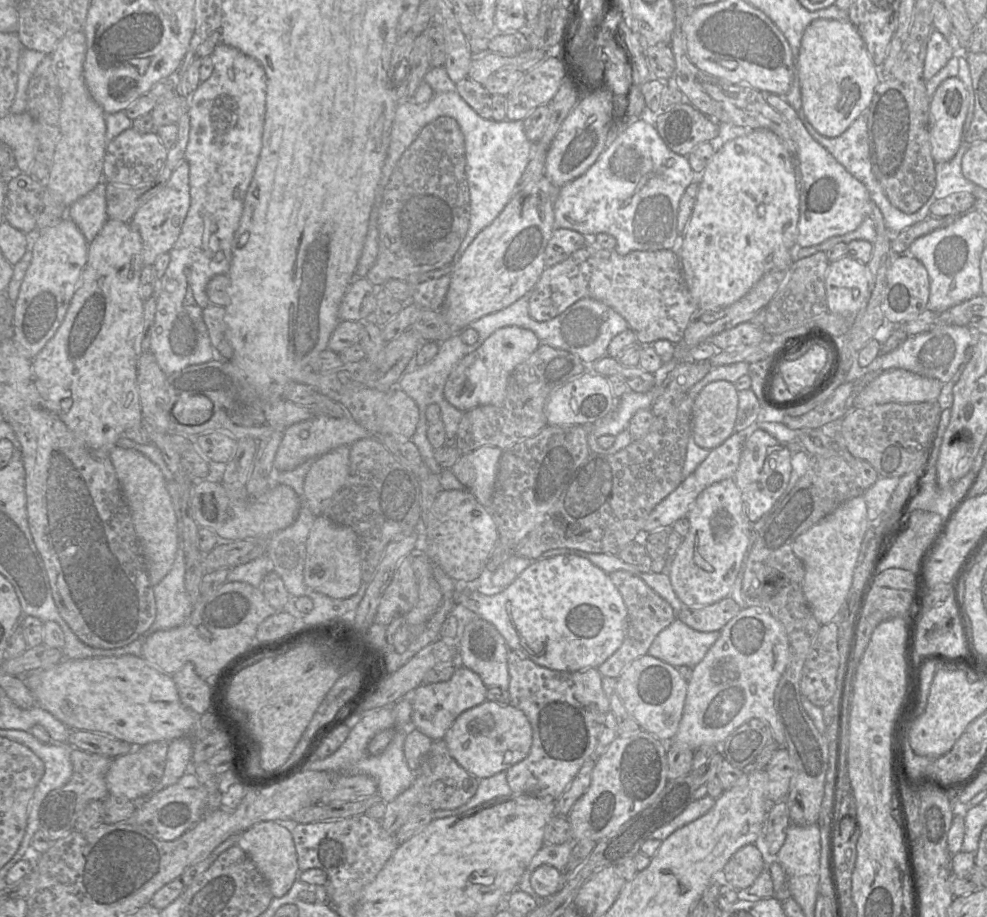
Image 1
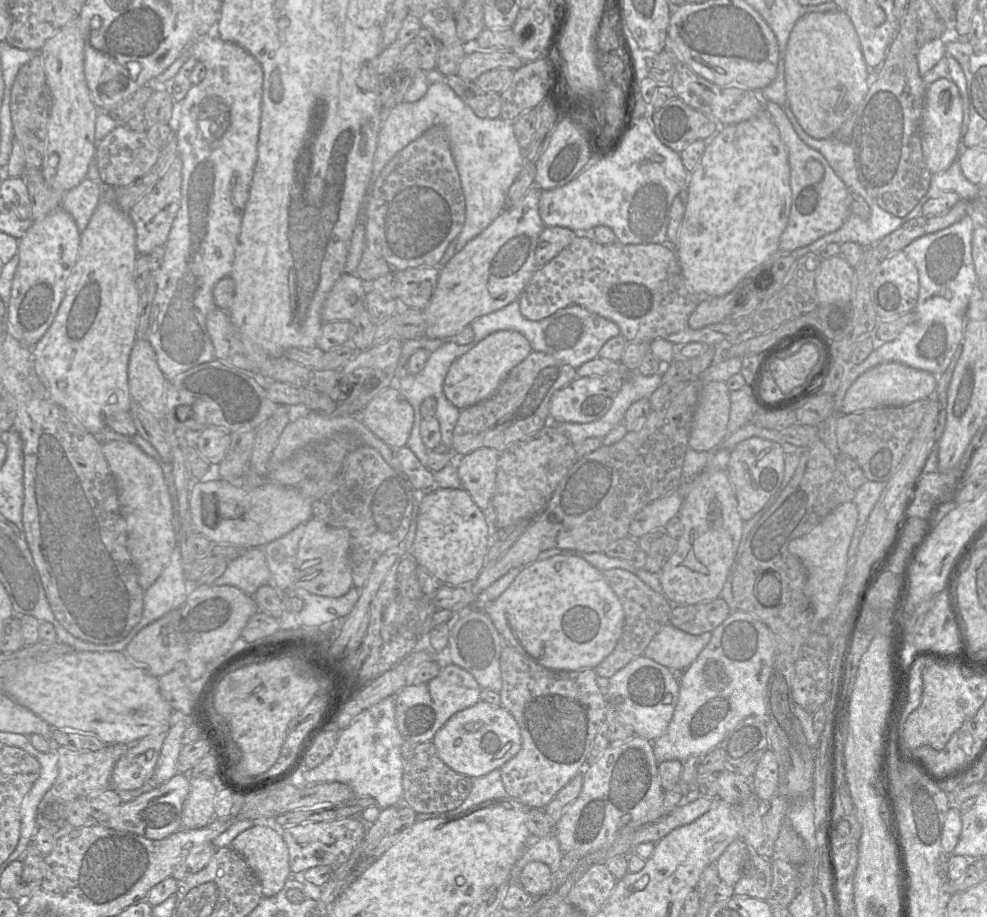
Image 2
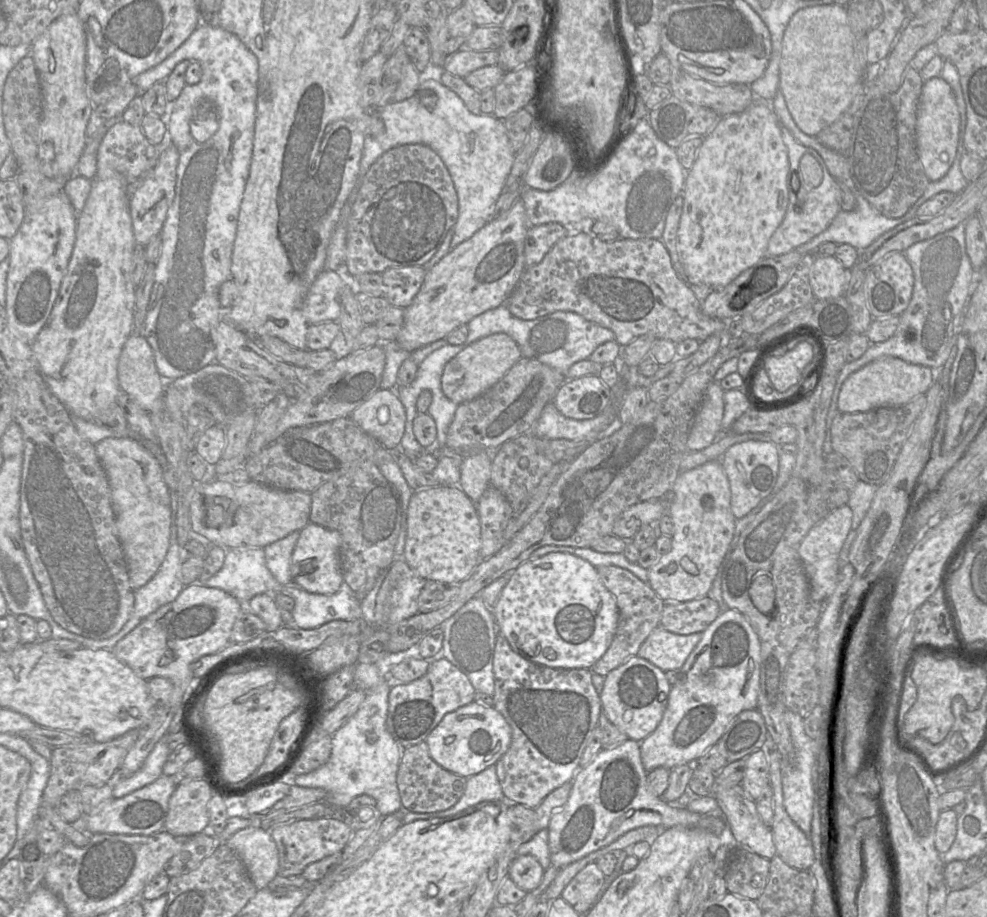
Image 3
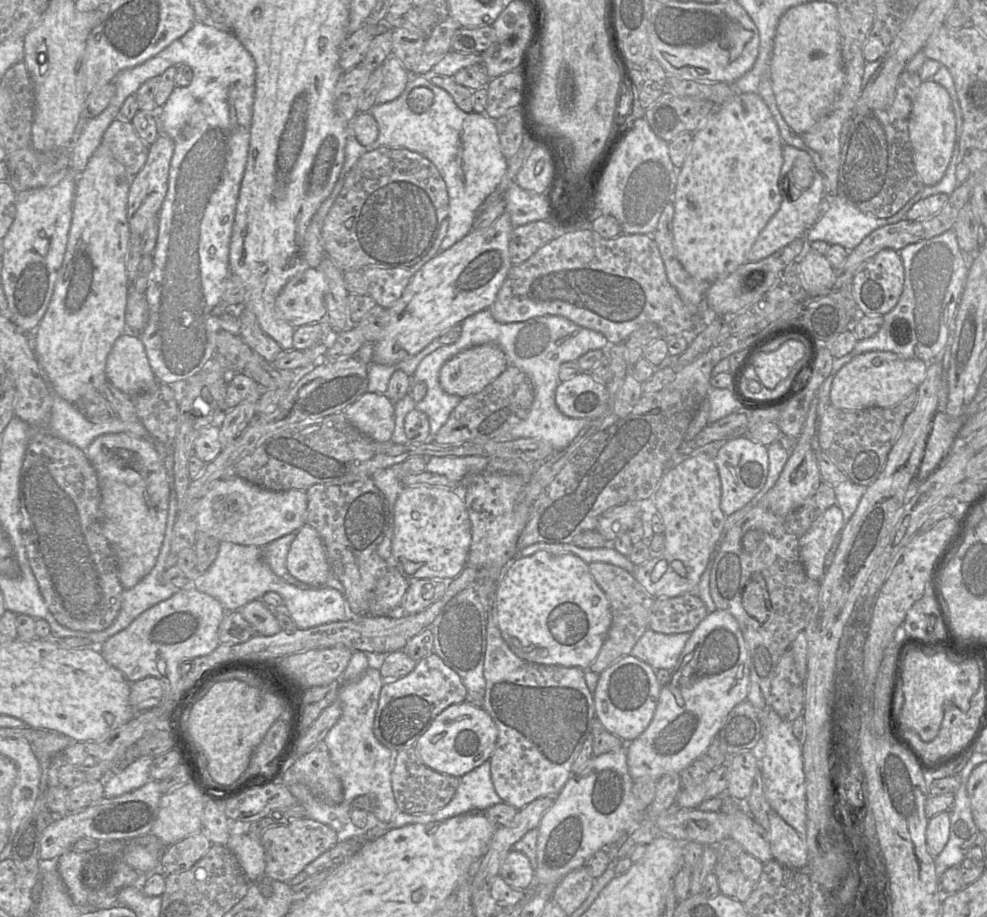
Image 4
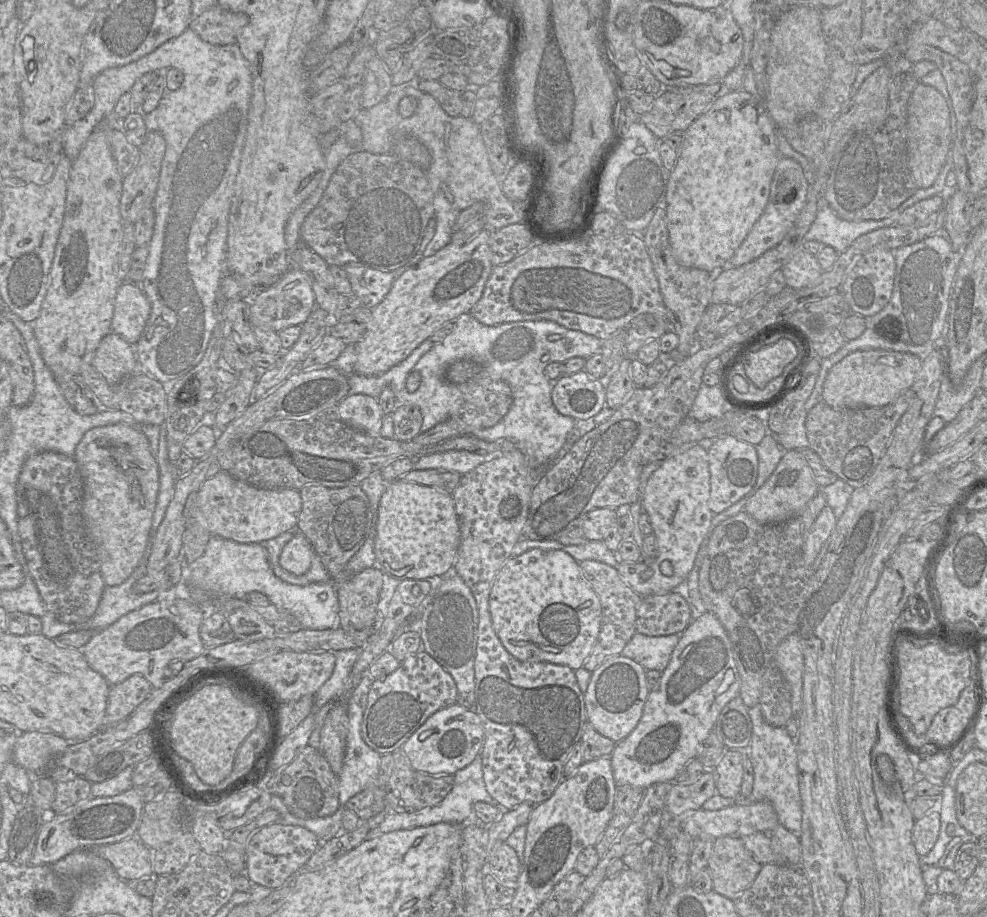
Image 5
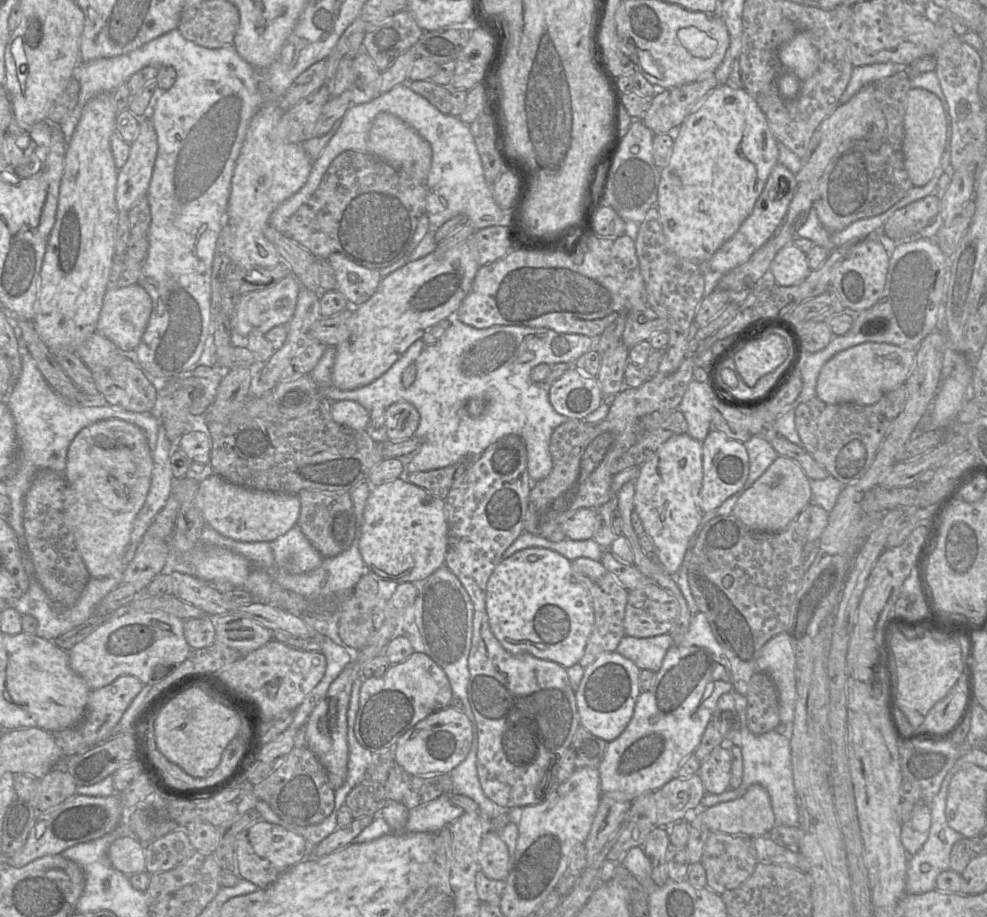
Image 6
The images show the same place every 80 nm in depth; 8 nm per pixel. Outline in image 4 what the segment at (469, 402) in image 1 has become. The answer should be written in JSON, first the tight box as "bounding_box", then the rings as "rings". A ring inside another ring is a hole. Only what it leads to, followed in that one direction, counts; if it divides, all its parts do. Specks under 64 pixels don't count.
{"bounding_box":[439,345,508,398],"rings":[[[497,345],[474,346],[442,366],[439,382],[446,393],[464,398],[482,391],[508,366],[506,355]]]}

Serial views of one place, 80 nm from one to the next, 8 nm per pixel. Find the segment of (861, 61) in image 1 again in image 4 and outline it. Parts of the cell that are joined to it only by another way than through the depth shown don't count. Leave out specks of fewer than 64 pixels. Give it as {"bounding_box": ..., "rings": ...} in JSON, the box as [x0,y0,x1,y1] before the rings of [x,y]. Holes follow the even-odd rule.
{"bounding_box":[768,2,845,133],"rings":[[[811,2],[792,7],[781,16],[768,77],[778,109],[794,133],[806,133],[830,111],[845,79],[837,5]]]}

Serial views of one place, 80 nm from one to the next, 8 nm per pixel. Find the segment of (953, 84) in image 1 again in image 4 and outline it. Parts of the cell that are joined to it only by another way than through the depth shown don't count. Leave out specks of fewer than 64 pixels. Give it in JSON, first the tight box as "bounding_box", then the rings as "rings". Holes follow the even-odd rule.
{"bounding_box":[908,81,955,186],"rings":[[[922,81],[912,105],[908,131],[915,170],[924,186],[942,179],[953,154],[955,129],[955,114],[947,90],[935,81]]]}

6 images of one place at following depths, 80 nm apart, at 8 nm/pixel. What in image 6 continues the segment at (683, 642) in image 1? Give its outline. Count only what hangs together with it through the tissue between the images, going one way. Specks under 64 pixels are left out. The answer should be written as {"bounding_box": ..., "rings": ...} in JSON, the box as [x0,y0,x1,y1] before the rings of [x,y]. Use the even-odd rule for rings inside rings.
{"bounding_box":[616,634,673,672],"rings":[[[669,634],[637,638],[624,636],[616,652],[630,659],[641,670],[657,672],[673,641]]]}

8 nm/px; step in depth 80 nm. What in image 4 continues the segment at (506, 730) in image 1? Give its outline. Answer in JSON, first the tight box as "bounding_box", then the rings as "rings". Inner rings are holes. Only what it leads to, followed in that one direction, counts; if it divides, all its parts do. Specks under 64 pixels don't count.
{"bounding_box":[413,702,497,778],"rings":[[[463,702],[442,711],[413,747],[421,761],[430,769],[460,778],[489,761],[497,737],[497,727],[485,710]]]}

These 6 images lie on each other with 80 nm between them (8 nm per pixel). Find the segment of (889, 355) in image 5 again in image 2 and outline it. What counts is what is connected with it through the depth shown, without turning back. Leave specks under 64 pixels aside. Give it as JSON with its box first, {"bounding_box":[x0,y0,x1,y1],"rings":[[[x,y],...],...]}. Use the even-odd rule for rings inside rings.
{"bounding_box":[841,362,936,414],"rings":[[[887,362],[867,370],[847,389],[841,406],[841,414],[850,414],[880,407],[898,407],[934,397],[936,375],[899,362]]]}

